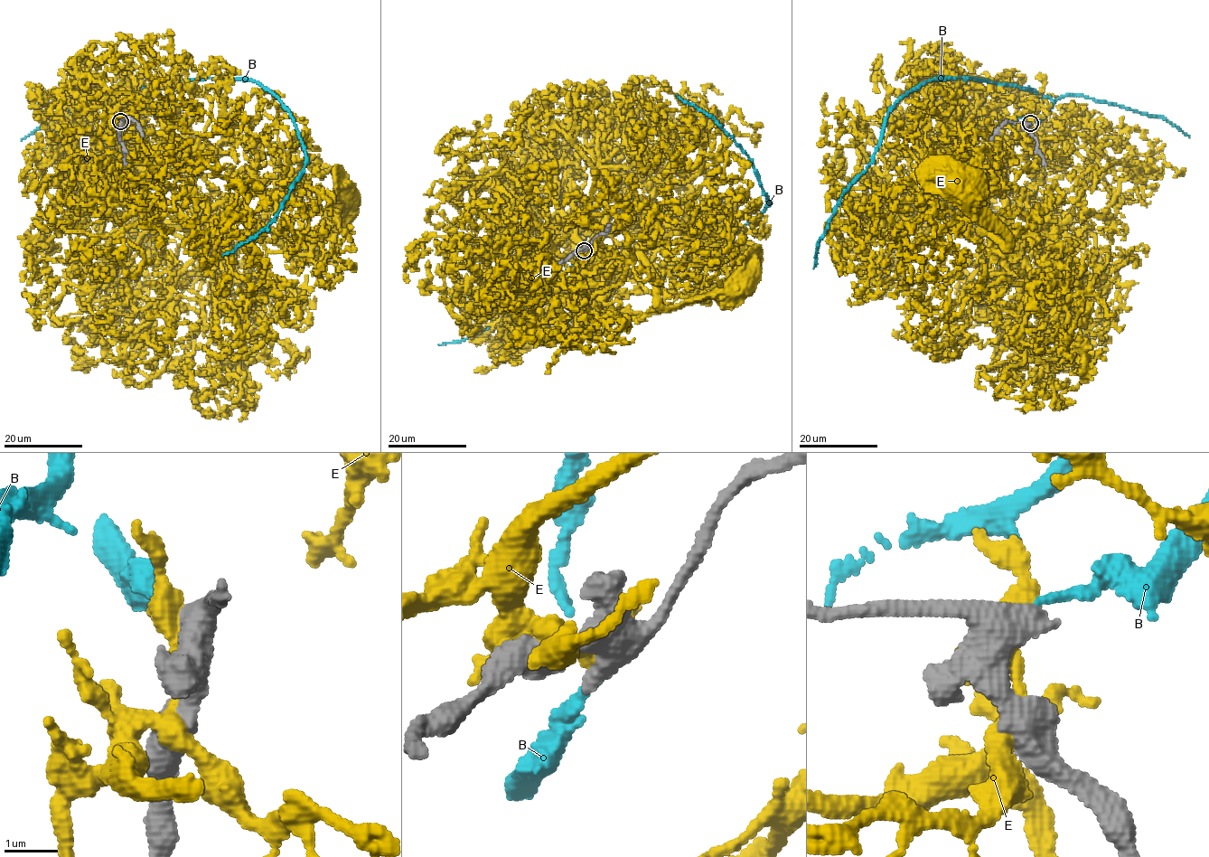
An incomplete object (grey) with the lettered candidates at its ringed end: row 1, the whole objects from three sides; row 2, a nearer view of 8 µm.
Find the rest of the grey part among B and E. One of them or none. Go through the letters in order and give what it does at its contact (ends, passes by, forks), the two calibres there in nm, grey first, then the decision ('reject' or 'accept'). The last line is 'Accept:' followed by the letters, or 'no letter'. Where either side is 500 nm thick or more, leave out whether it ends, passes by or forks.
B: 550 nm thick on the grey side, 130 nm on the other; reject
E: it passes by; 440 nm thick on the grey side, 400 nm on the other; reject
Accept: no letter

